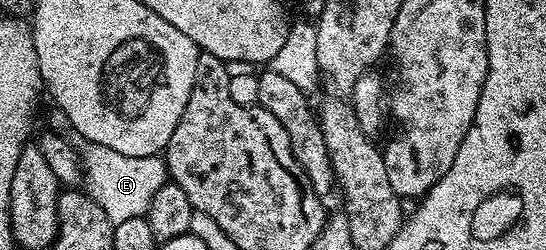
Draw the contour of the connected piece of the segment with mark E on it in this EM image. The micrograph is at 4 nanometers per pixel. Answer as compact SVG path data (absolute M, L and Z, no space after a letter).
M84 142L82 146L78 148L79 161L83 165L81 183L85 194L105 209L105 217L117 224L129 221L129 217L146 216L157 191L169 182L166 162L159 155L125 157L125 153L113 153L113 149L105 149L105 145L96 143Z

